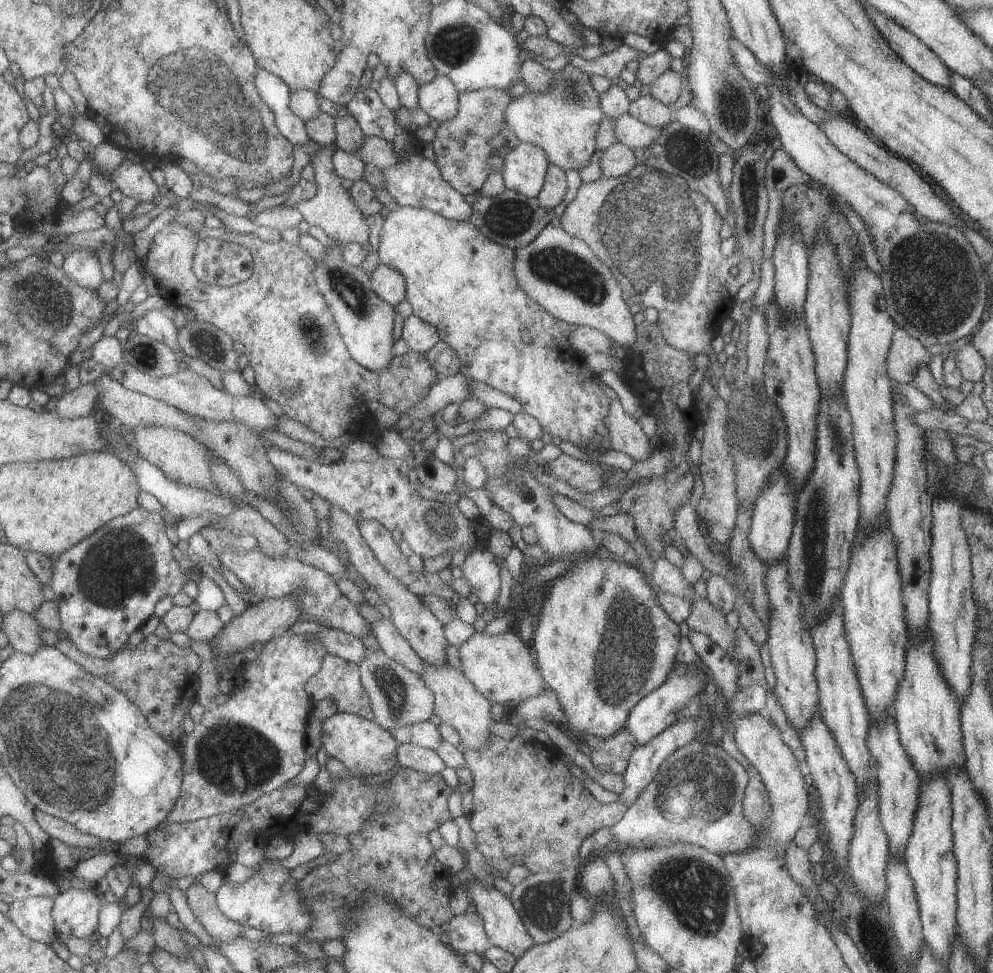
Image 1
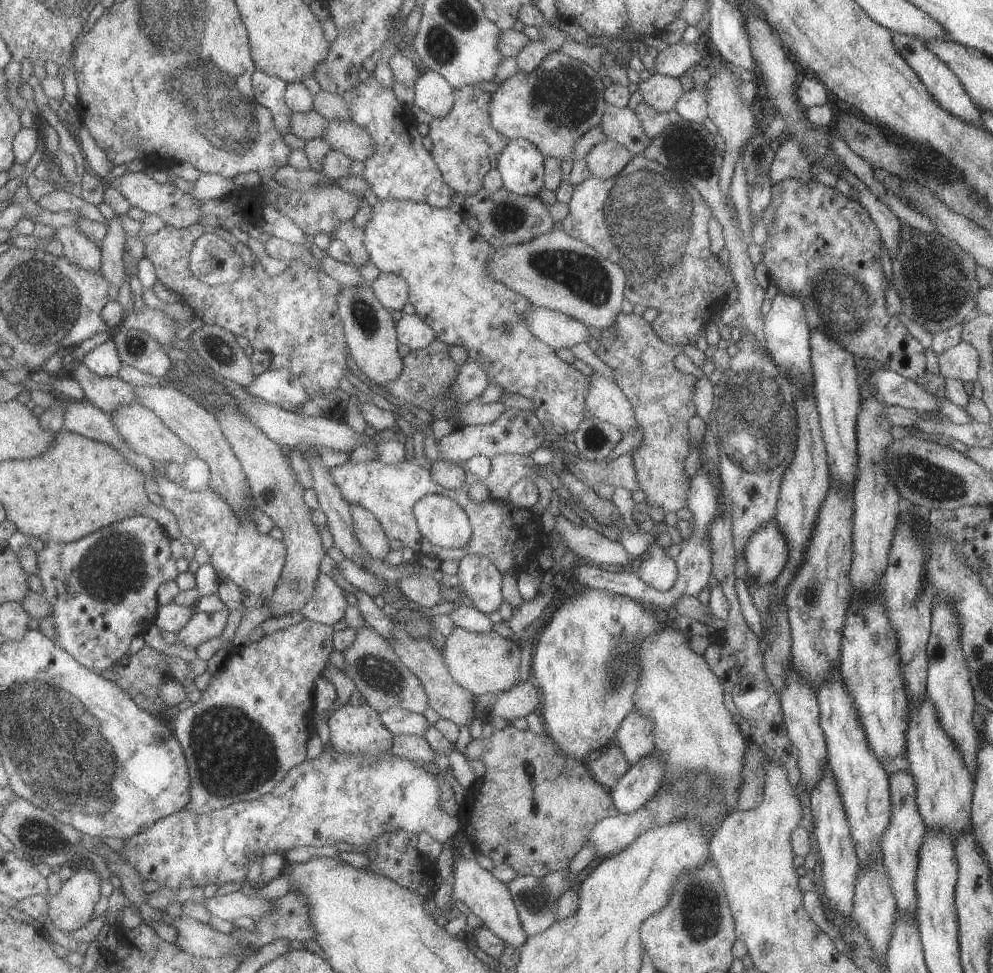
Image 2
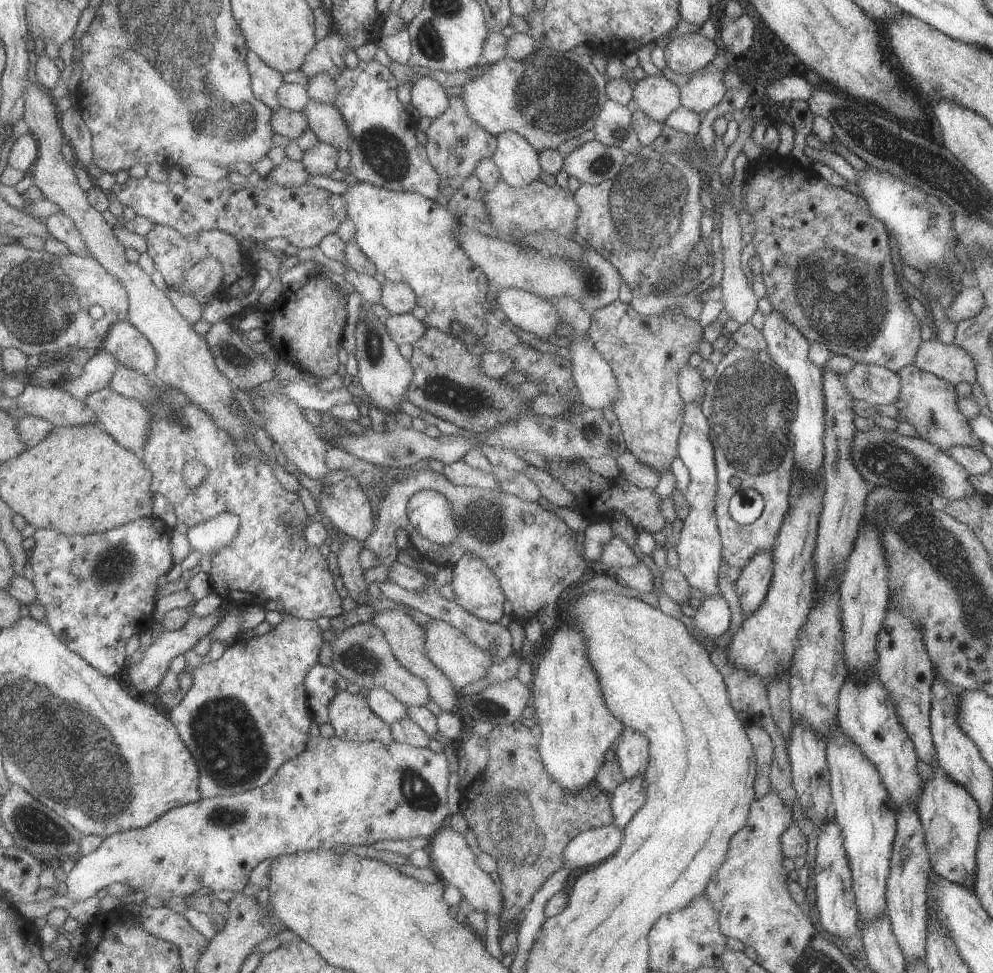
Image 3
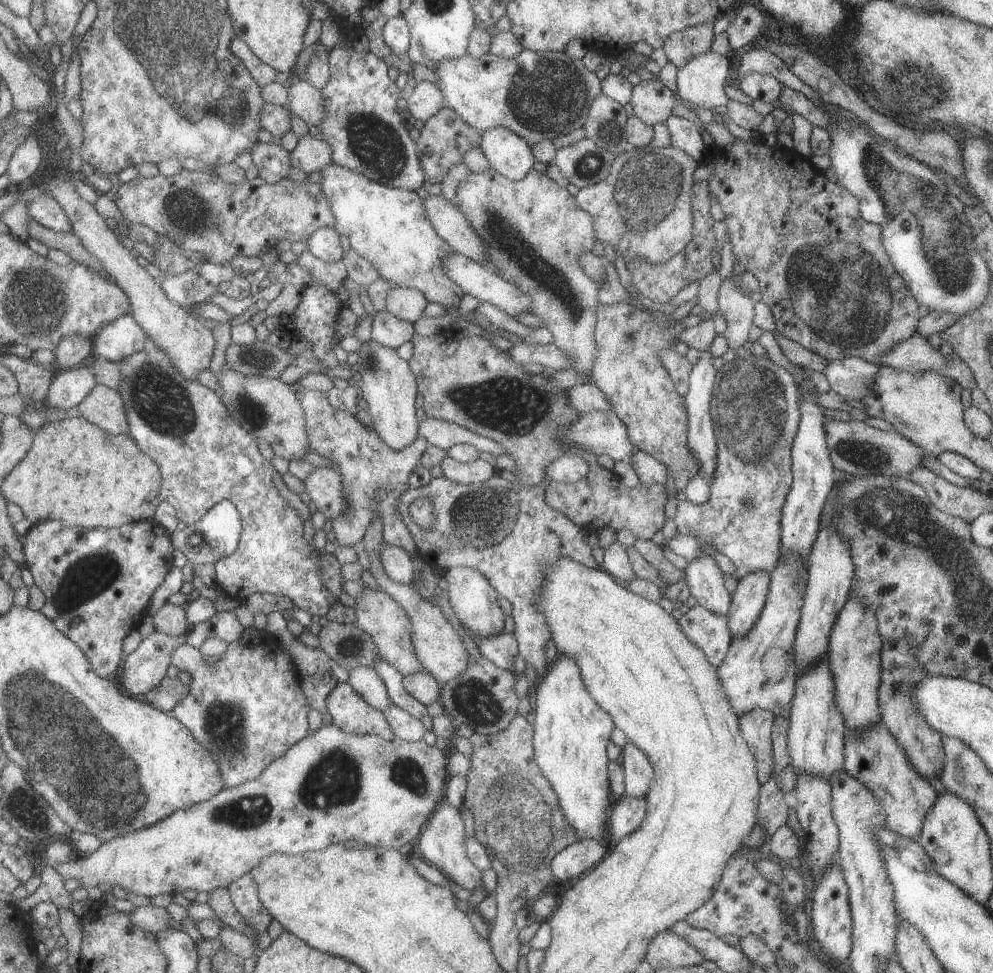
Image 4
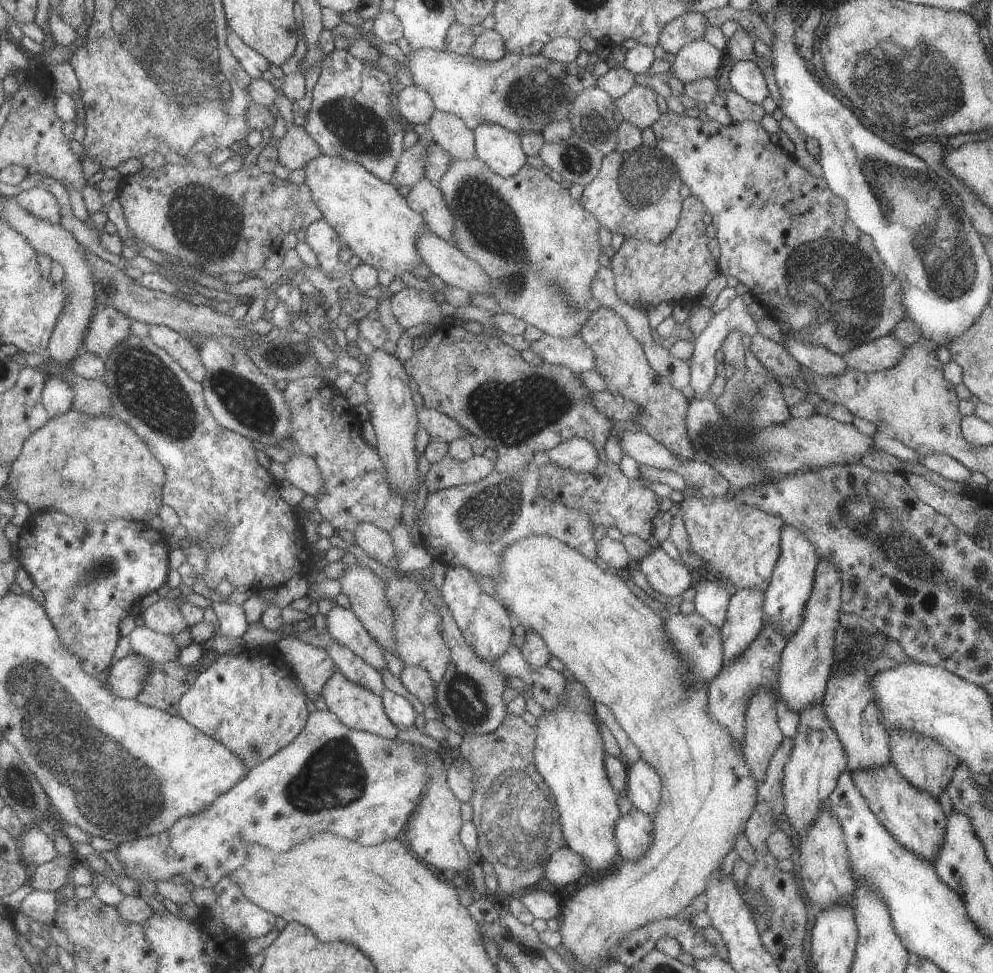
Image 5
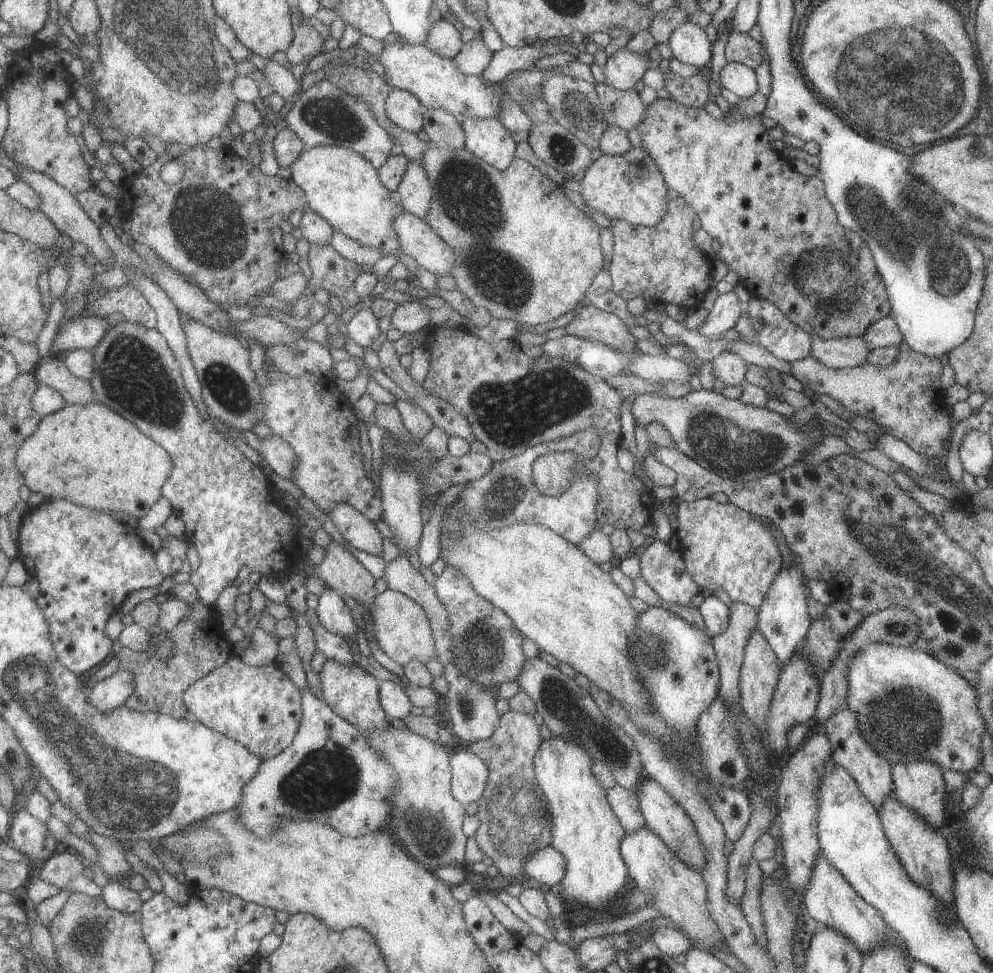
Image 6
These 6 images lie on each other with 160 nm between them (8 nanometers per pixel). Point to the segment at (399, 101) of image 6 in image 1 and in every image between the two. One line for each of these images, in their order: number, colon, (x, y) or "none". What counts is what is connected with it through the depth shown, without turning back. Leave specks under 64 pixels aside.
1: (439, 98)
2: (434, 94)
3: (429, 97)
4: (424, 100)
5: (416, 105)

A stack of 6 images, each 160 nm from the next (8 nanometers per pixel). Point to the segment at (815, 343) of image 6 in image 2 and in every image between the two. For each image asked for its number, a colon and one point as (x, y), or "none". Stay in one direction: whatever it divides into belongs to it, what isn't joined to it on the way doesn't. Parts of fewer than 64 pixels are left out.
2: (961, 362)
3: (952, 363)
4: (915, 354)
5: (884, 353)

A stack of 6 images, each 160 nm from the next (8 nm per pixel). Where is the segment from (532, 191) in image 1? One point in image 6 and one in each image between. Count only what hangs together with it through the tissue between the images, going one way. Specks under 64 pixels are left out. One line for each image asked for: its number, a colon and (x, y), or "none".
2: (521, 163)
3: (518, 162)
4: (509, 154)
5: (501, 149)
6: (489, 139)

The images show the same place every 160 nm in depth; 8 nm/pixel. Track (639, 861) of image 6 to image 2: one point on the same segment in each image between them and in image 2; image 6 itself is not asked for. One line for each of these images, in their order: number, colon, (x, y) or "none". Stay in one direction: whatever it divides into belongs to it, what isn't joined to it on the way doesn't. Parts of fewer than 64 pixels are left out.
2: (633, 789)
3: (630, 796)
4: (626, 815)
5: (634, 830)

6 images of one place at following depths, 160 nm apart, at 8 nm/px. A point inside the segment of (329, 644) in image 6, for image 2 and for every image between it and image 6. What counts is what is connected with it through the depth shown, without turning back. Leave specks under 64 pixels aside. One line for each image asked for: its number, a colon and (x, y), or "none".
2: (400, 722)
3: (383, 704)
4: (366, 681)
5: (353, 667)

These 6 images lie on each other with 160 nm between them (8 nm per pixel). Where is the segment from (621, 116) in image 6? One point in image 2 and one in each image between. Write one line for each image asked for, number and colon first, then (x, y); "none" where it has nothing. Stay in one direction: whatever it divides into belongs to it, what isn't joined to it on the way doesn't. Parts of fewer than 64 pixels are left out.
2: (662, 92)
3: (658, 97)
4: (652, 101)
5: (639, 106)

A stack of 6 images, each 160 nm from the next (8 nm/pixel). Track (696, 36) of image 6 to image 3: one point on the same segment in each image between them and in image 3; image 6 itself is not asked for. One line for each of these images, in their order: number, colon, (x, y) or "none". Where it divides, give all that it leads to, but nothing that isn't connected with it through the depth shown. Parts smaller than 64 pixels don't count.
3: (704, 91)
4: (702, 80)
5: (698, 59)

